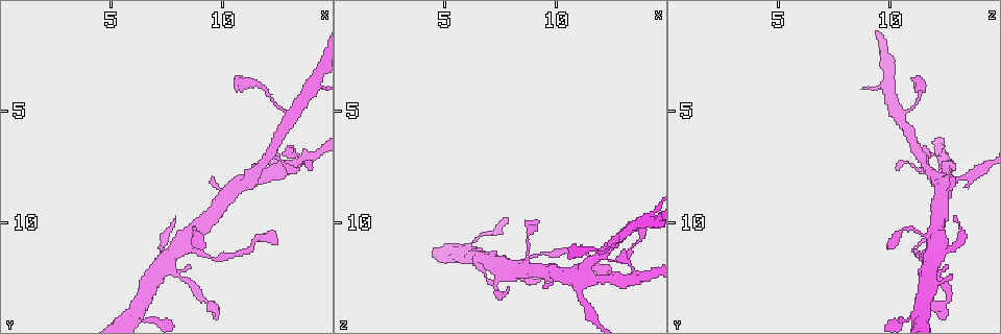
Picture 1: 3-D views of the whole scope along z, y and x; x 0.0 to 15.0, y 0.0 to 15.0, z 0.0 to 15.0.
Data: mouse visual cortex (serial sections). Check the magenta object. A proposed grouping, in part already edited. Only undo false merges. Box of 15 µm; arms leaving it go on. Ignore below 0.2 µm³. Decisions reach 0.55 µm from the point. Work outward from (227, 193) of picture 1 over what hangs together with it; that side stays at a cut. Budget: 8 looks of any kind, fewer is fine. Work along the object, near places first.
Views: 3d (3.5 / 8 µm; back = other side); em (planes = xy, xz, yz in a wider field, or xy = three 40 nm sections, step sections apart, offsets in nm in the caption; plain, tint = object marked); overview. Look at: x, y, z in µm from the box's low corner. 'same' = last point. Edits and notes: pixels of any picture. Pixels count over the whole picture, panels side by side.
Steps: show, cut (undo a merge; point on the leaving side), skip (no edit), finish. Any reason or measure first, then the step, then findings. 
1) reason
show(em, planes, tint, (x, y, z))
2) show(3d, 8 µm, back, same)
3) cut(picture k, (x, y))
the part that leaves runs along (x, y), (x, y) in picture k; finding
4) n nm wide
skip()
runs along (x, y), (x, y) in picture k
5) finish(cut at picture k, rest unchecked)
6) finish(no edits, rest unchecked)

two arms in line, one across
show(3d, 3.5 µm, (13.1, 5.2, 10.4))

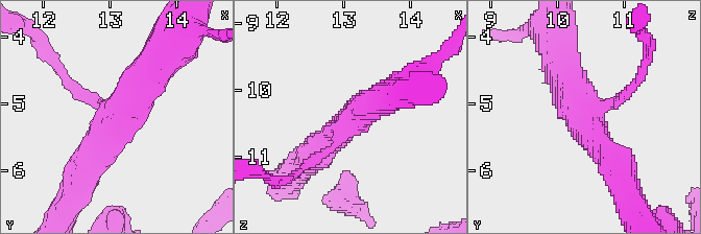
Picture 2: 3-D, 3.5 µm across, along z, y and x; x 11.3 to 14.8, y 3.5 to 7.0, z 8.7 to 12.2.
show(em, planes, tint, (13.15, 5.25, 10.50))

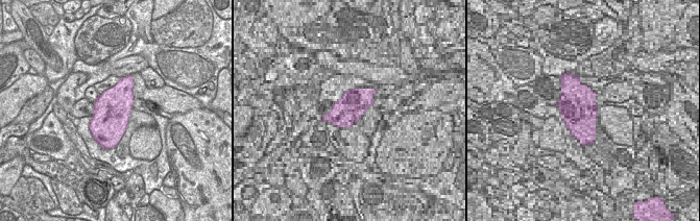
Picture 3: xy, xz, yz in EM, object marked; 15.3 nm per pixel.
skip()
all the same cell

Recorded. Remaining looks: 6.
three-way junction
show(3d, 3.5 µm, (14.2, 4.0, 9.8))

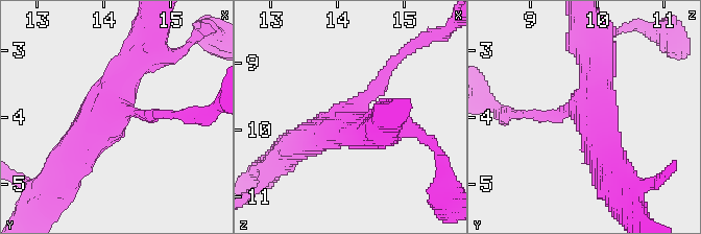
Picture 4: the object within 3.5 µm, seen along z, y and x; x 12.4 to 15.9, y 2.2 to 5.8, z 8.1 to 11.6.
3 arms; arms of 150, 500, 500 nm
show(em, planes, tint, (14.25, 3.90, 9.75))

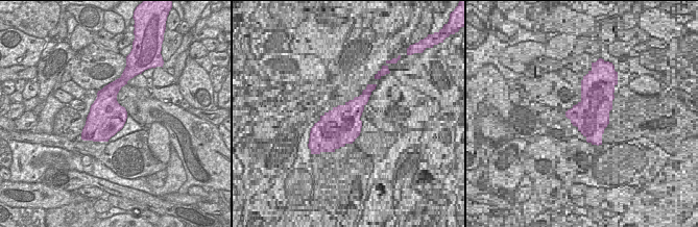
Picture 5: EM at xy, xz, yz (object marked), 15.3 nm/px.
skip()
runs along (67, 159), (147, 46) in picture 4; continuous, no second cell

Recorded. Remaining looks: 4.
sharp bend
show(3d, 3.5 µm, (8.4, 11.1, 12.0))

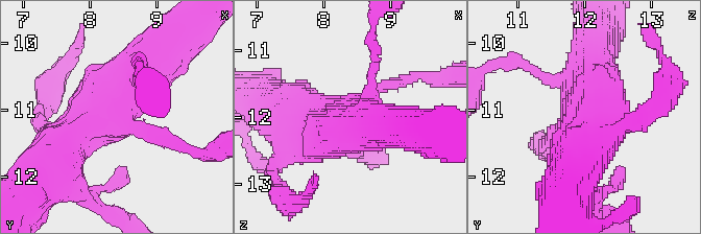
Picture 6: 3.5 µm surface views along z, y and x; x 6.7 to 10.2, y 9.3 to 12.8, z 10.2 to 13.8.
need the tissue
show(em, planes, tint, same)

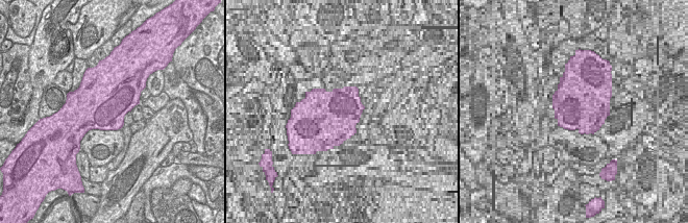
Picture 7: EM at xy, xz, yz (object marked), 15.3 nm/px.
skip()
runs along (163, 50), (61, 153) in picture 6; one cell here

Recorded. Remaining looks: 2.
show(3d, 8 µm, (6.1, 14.3, 11.1))

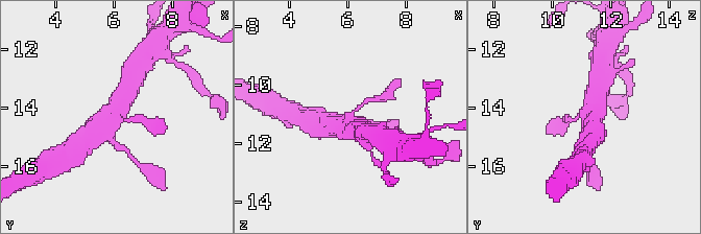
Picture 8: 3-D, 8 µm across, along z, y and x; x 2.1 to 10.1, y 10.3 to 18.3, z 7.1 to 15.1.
show(em, xy, step 3, tint, (6.2, 14.2, 11.1))

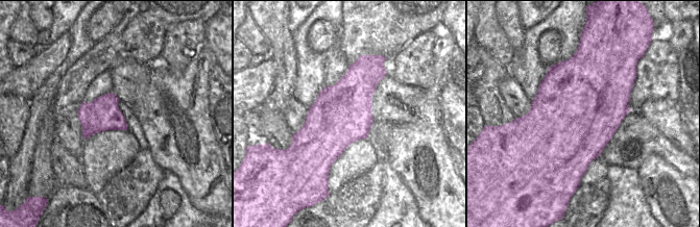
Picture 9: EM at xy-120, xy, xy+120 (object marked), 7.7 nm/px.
skip()
runs along (129, 85), (118, 111), (97, 134) in picture 8; continuous, no second cell

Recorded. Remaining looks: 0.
finish(no edits, rest unchecked)

